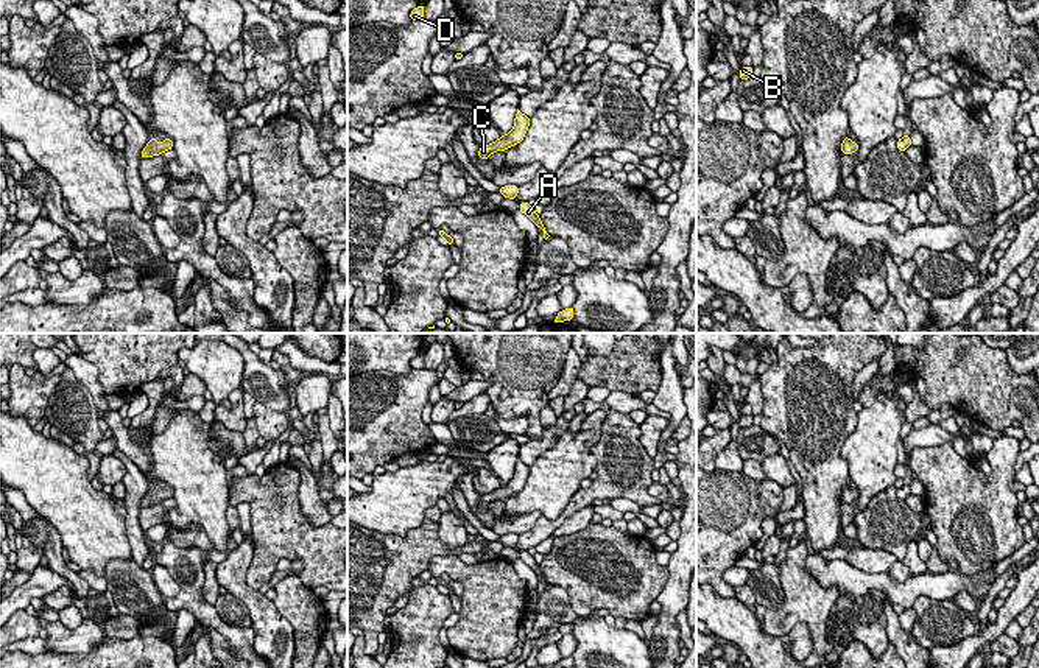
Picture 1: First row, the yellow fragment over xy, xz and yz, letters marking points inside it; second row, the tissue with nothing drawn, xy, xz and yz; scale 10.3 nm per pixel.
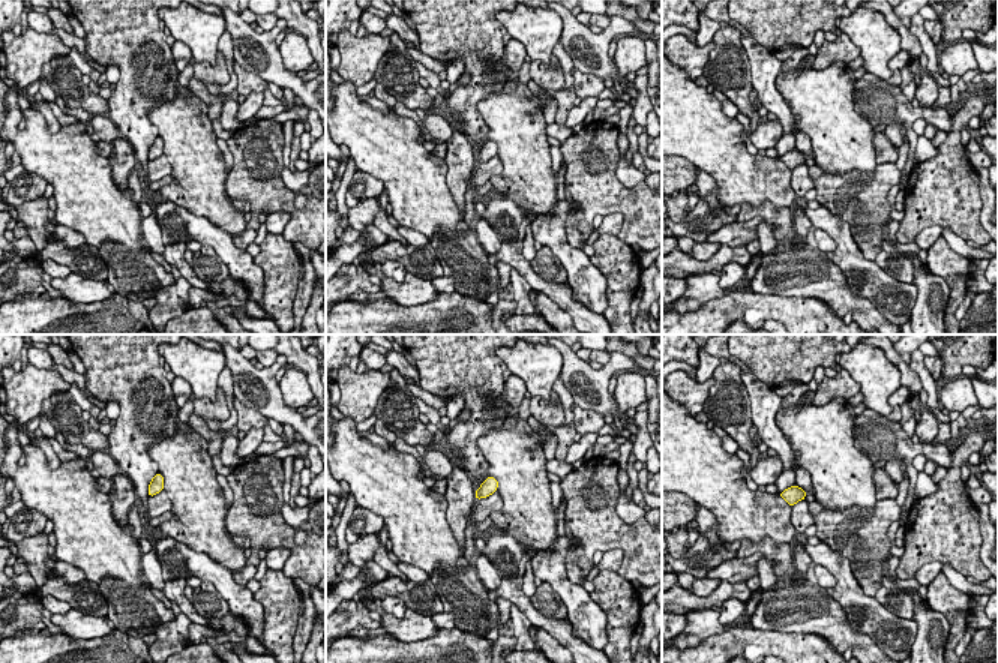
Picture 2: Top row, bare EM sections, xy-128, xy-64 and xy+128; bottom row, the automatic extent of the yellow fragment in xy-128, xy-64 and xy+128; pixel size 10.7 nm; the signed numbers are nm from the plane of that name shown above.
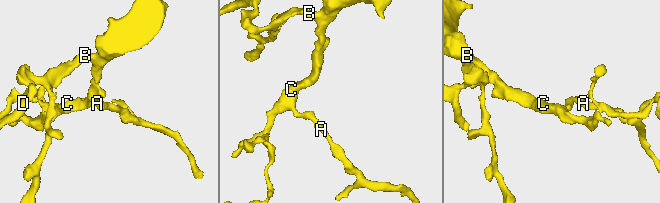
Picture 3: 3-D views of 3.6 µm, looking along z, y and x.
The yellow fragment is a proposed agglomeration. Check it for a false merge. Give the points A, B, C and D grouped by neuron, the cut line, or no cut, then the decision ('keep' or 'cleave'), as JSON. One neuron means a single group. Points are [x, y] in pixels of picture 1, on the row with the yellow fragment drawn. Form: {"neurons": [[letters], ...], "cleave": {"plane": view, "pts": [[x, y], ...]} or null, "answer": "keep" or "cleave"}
{"neurons": [["A", "B", "C", "D"]], "cleave": null, "answer": "keep"}

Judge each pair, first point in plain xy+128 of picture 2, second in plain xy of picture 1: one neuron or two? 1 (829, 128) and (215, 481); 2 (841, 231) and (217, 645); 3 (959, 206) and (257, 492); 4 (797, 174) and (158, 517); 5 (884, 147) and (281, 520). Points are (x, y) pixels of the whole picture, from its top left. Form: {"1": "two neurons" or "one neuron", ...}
{"1": "one neuron", "2": "two neurons", "3": "one neuron", "4": "one neuron", "5": "one neuron"}

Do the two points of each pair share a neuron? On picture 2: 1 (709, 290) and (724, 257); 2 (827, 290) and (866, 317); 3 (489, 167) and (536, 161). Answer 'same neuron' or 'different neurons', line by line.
1: different neurons
2: same neuron
3: different neurons

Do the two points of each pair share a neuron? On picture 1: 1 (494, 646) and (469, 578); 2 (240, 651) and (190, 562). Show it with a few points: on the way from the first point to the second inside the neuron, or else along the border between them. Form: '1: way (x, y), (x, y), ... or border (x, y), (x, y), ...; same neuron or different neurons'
1: way (489, 629), (489, 598), (486, 595); same neuron
2: way (223, 628), (190, 598), (190, 586); same neuron

